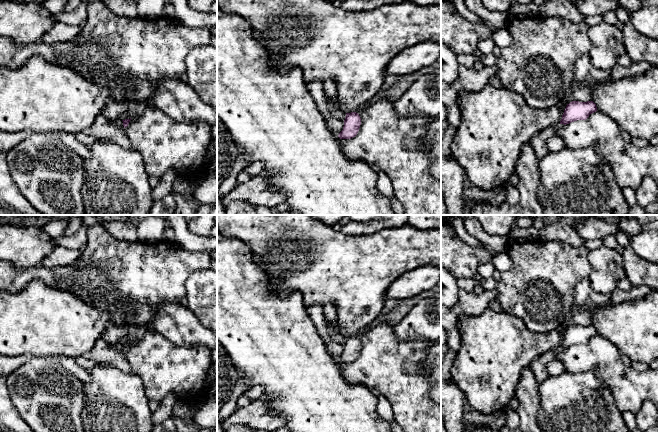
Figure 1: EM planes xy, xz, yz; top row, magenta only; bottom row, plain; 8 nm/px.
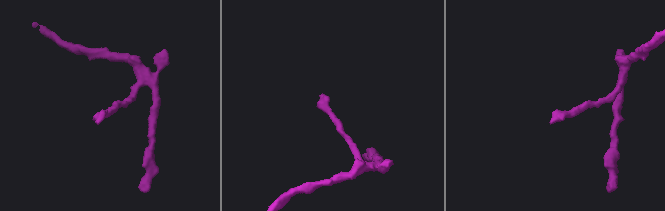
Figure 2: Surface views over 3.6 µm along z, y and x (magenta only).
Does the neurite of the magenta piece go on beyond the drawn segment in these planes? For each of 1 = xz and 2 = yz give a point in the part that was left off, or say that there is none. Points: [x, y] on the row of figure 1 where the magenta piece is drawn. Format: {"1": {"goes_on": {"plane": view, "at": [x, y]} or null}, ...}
{"1": {"goes_on": null}, "2": {"goes_on": null}}

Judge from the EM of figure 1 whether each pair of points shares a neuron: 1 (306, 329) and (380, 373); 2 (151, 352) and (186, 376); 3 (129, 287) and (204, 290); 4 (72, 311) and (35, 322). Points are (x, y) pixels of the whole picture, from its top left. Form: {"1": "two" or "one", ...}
{"1": "two", "2": "one", "3": "two", "4": "one"}

